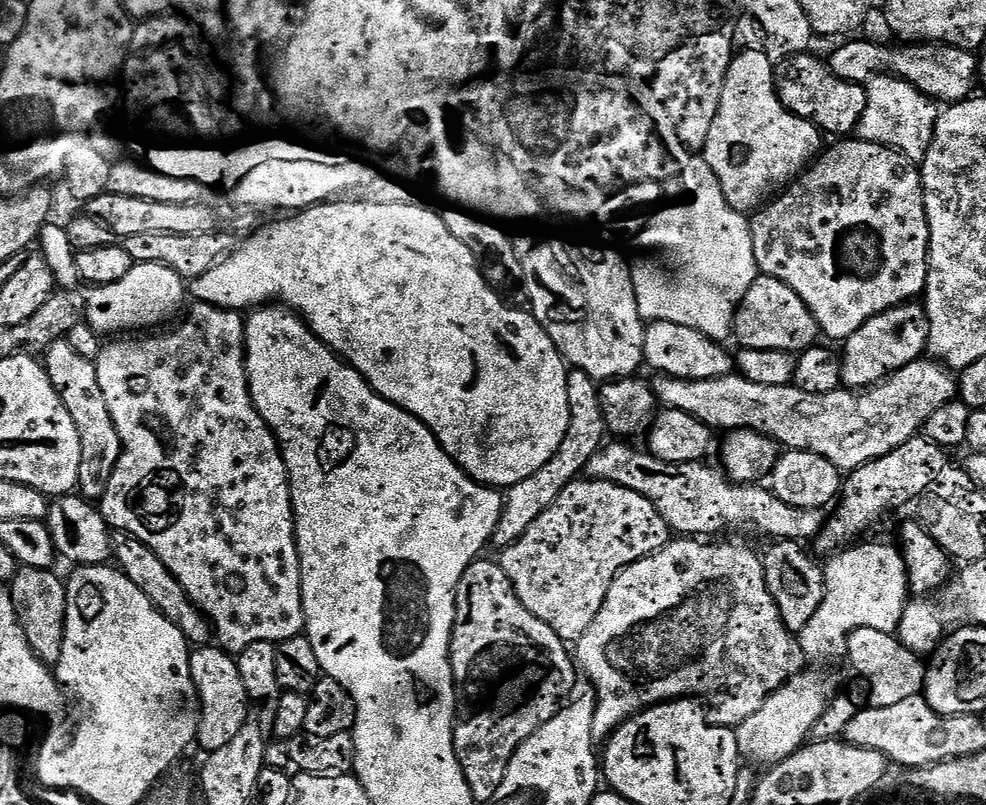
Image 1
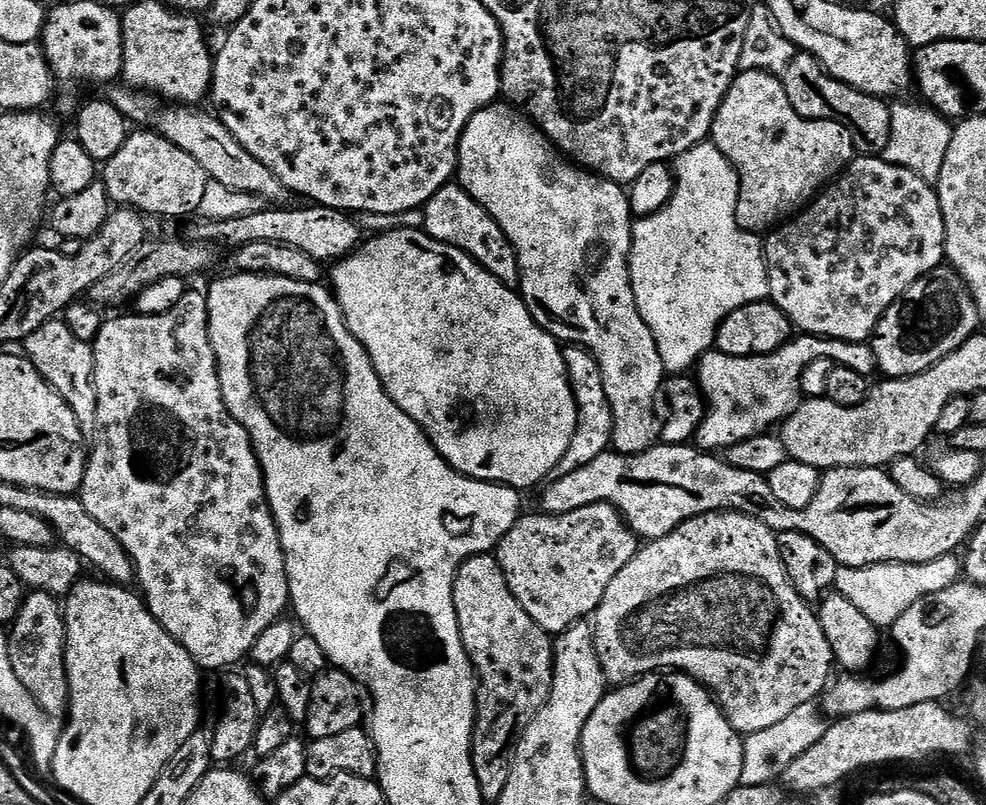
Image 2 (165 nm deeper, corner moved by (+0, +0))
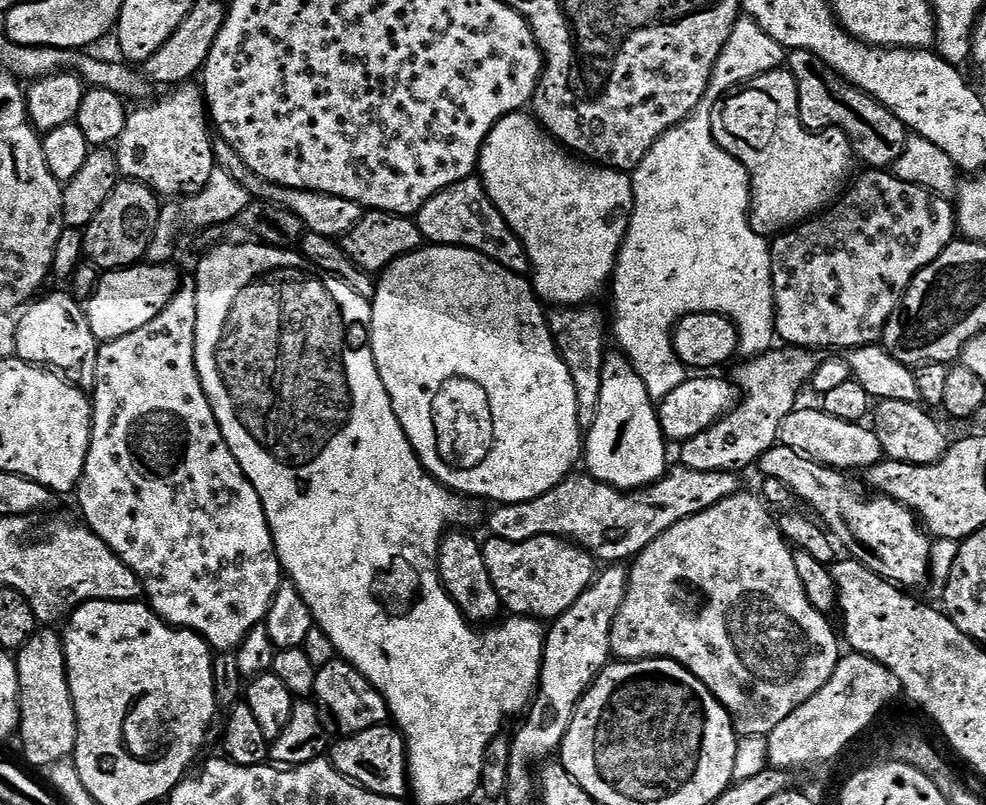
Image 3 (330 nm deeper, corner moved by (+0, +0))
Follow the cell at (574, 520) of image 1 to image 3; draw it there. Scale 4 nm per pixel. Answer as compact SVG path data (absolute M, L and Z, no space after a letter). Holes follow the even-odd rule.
M489 535L483 541L484 561L486 570L490 570L490 582L494 582L494 590L498 590L498 598L509 613L518 616L539 618L544 622L551 622L562 615L582 594L598 575L598 561L591 552L574 544L570 540L562 540L559 536L543 536L530 538L526 542L506 542L502 538Z

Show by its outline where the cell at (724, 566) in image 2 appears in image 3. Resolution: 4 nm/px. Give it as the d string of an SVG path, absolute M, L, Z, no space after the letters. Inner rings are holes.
M741 490L736 495L670 526L670 530L654 538L654 542L650 542L650 546L646 546L646 550L642 550L639 556L631 561L628 589L622 606L616 612L610 634L612 656L617 661L655 660L657 658L673 660L681 664L686 671L696 675L715 694L716 701L730 714L732 727L741 737L767 737L768 733L774 730L774 726L778 726L778 722L790 718L795 708L802 706L802 702L806 702L815 692L822 690L822 686L826 686L830 674L834 674L836 664L842 655L837 629L835 632L828 625L829 617L818 611L810 602L810 598L806 598L802 578L798 578L798 570L794 570L793 549L785 540L784 535L780 533L777 517L775 515L772 517L772 512L773 509L759 495L751 496L747 490Z

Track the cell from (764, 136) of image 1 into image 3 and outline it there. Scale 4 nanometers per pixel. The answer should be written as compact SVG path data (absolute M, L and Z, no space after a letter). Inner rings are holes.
M787 70L779 72L767 72L758 78L749 80L747 84L727 93L719 101L718 107L712 113L712 133L718 142L718 146L722 150L726 150L734 157L737 162L742 165L748 172L748 179L752 185L752 199L748 210L748 221L750 226L758 233L759 236L765 238L775 238L793 228L797 224L803 224L805 220L812 219L821 210L827 209L849 187L850 181L853 179L852 160L854 161L854 153L852 151L852 143L846 133L840 128L826 128L823 132L809 132L800 120L800 107L798 106L798 86L792 73Z

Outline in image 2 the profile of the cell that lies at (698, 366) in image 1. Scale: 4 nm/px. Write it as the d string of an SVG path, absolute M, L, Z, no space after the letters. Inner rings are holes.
M807 334L797 335L776 352L765 356L731 356L718 350L707 352L698 365L698 383L704 393L706 415L695 434L695 447L709 454L720 454L738 442L746 442L775 429L802 403L802 370L806 370L810 362L818 362L818 358L858 370L858 374L869 378L878 372L871 343L827 340L824 336Z

